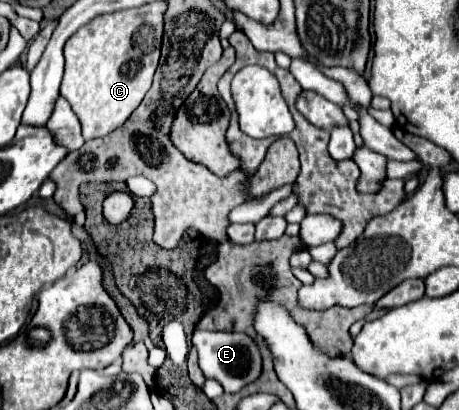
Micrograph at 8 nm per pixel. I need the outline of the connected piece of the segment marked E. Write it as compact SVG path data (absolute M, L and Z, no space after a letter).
M194 329L192 345L198 351L198 363L206 377L214 377L222 383L224 391L236 393L244 385L252 383L262 371L262 359L256 343L244 333L224 333L224 331L206 331Z

